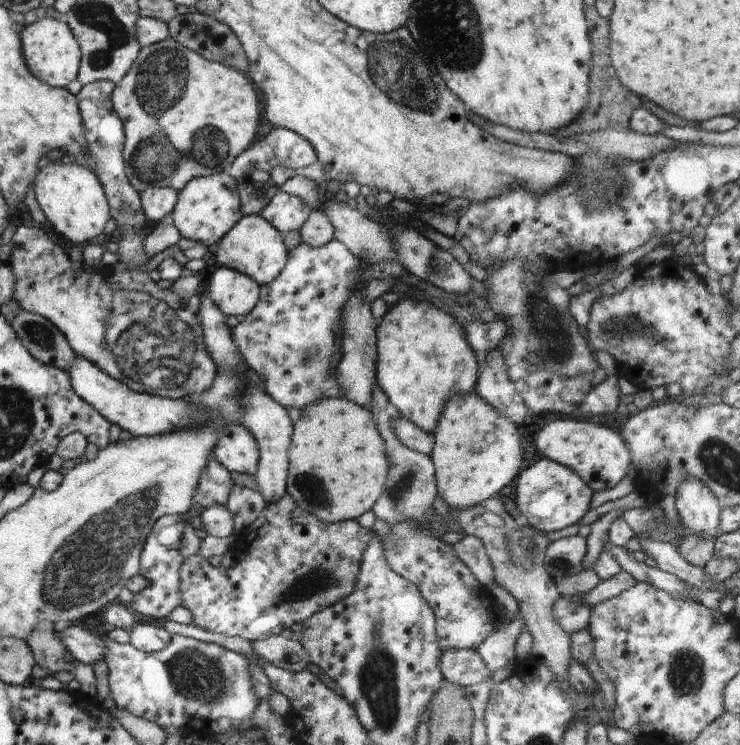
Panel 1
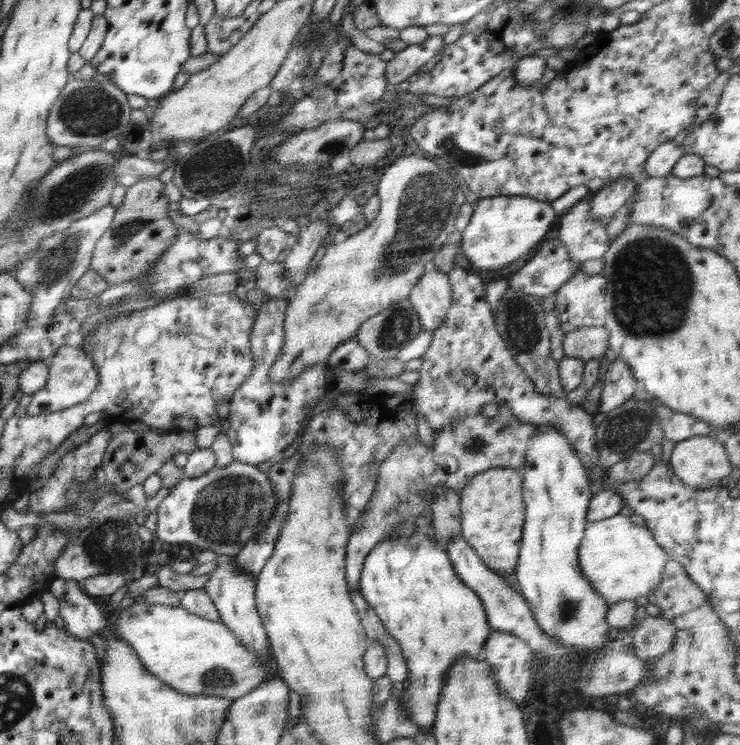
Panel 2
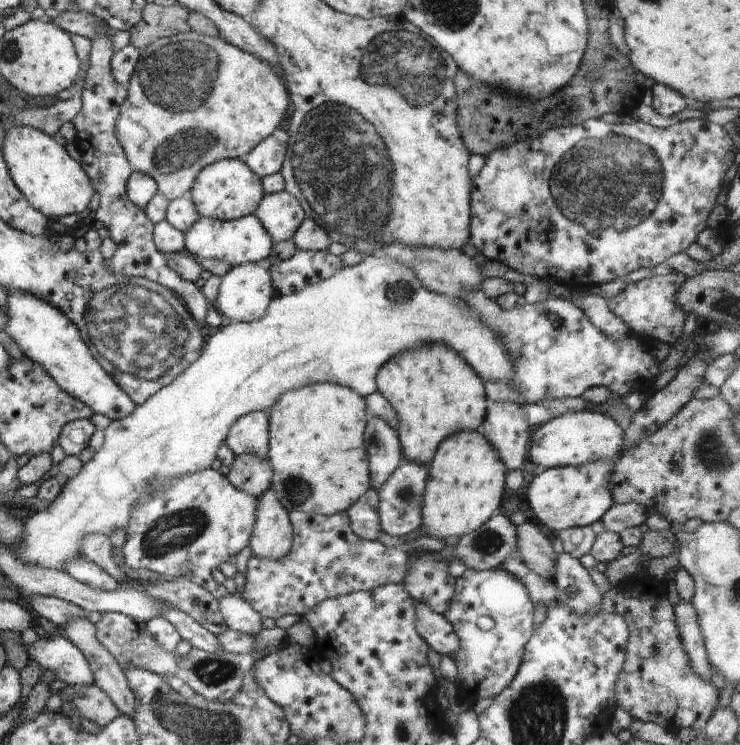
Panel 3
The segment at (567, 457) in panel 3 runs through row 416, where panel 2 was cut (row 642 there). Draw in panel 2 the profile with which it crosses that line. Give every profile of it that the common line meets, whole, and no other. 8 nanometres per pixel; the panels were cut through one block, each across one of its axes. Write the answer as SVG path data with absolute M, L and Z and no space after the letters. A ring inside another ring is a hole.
M539 426L526 452L523 481L525 524L515 579L530 612L544 634L575 648L581 656L595 656L609 642L606 623L609 604L593 589L579 565L578 549L583 537L590 499L593 497L580 457L558 429Z

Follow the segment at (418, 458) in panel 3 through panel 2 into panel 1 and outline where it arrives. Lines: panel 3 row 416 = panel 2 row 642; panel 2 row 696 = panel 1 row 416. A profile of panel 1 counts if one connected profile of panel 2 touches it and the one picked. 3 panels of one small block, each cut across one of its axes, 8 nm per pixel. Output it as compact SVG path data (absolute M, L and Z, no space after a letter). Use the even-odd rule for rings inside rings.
M400 298L397 303L386 310L382 314L382 318L377 323L376 334L377 334L377 363L376 363L376 382L379 387L386 393L389 402L392 402L398 409L400 416L404 419L408 419L413 422L416 426L419 426L422 430L427 433L434 433L437 427L437 422L443 413L446 401L452 396L452 394L460 393L472 393L475 390L479 373L479 363L477 356L473 351L473 348L468 344L467 338L465 337L464 326L451 314L446 313L442 309L439 309L431 301L420 301L411 298Z

